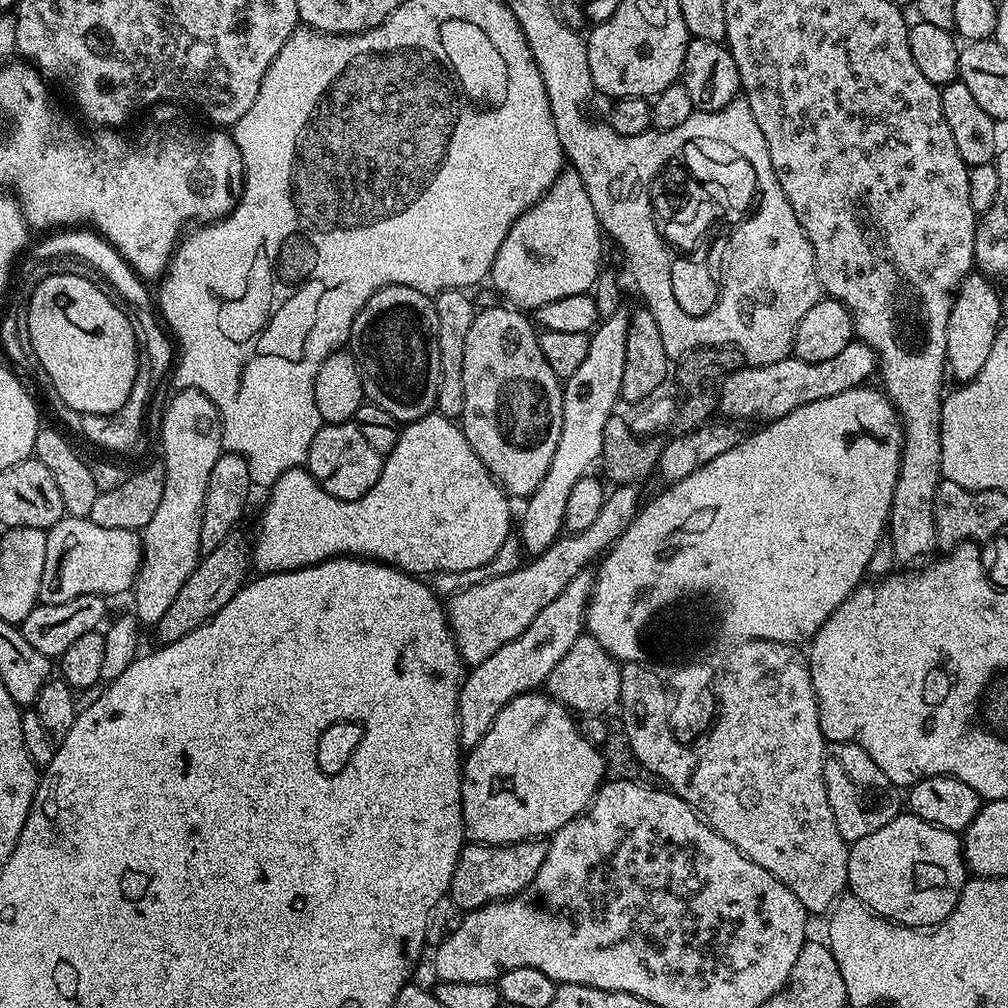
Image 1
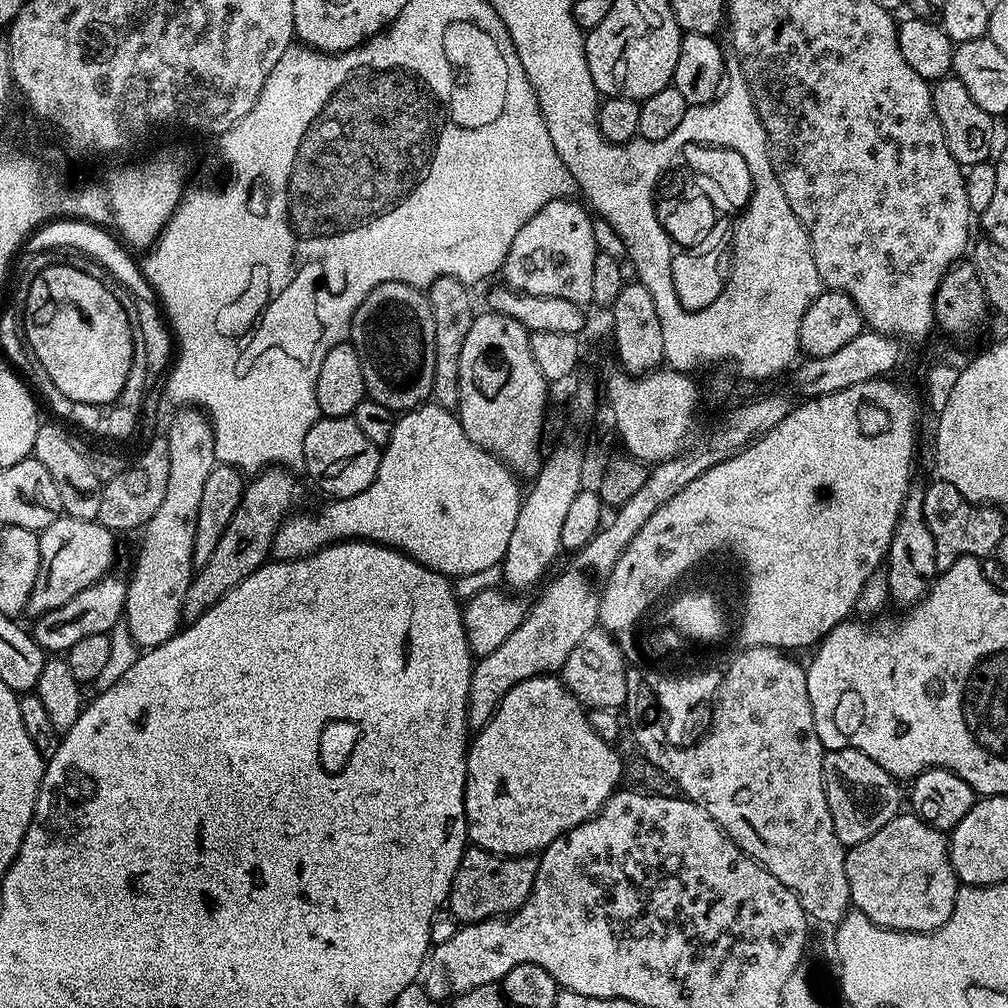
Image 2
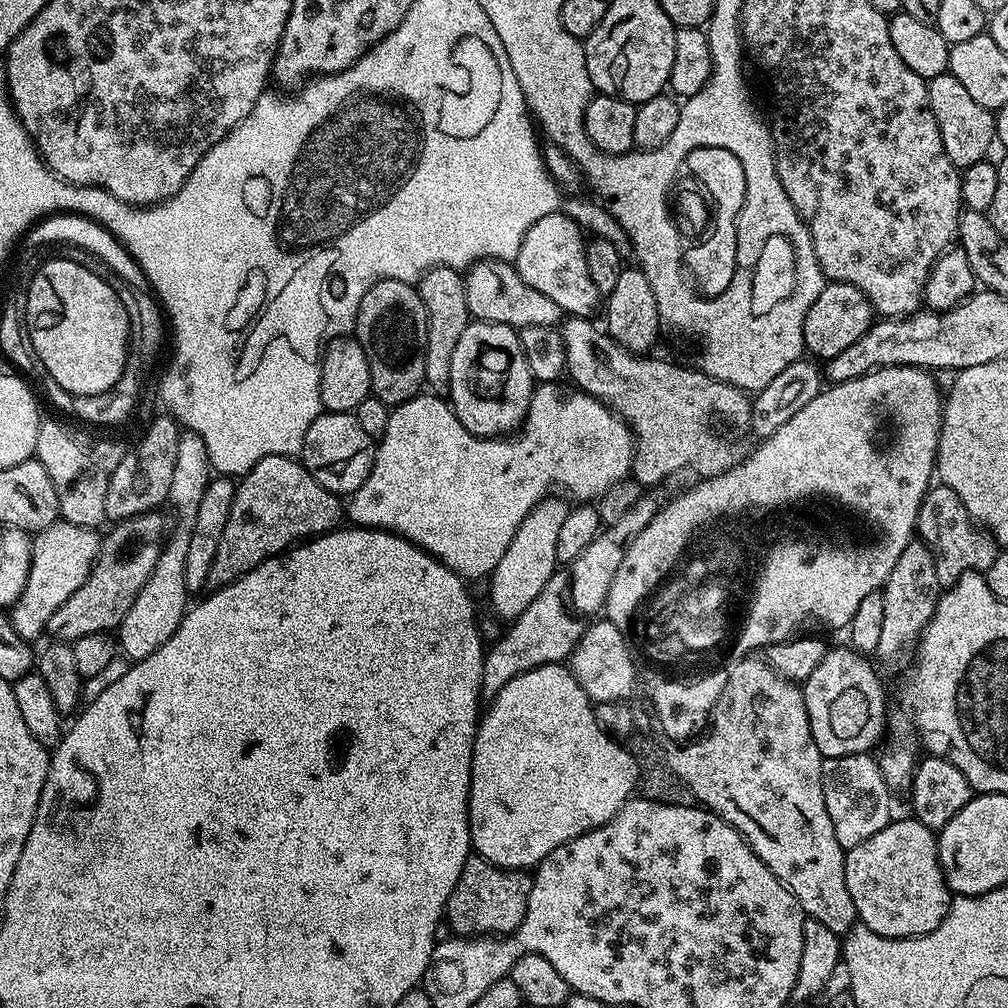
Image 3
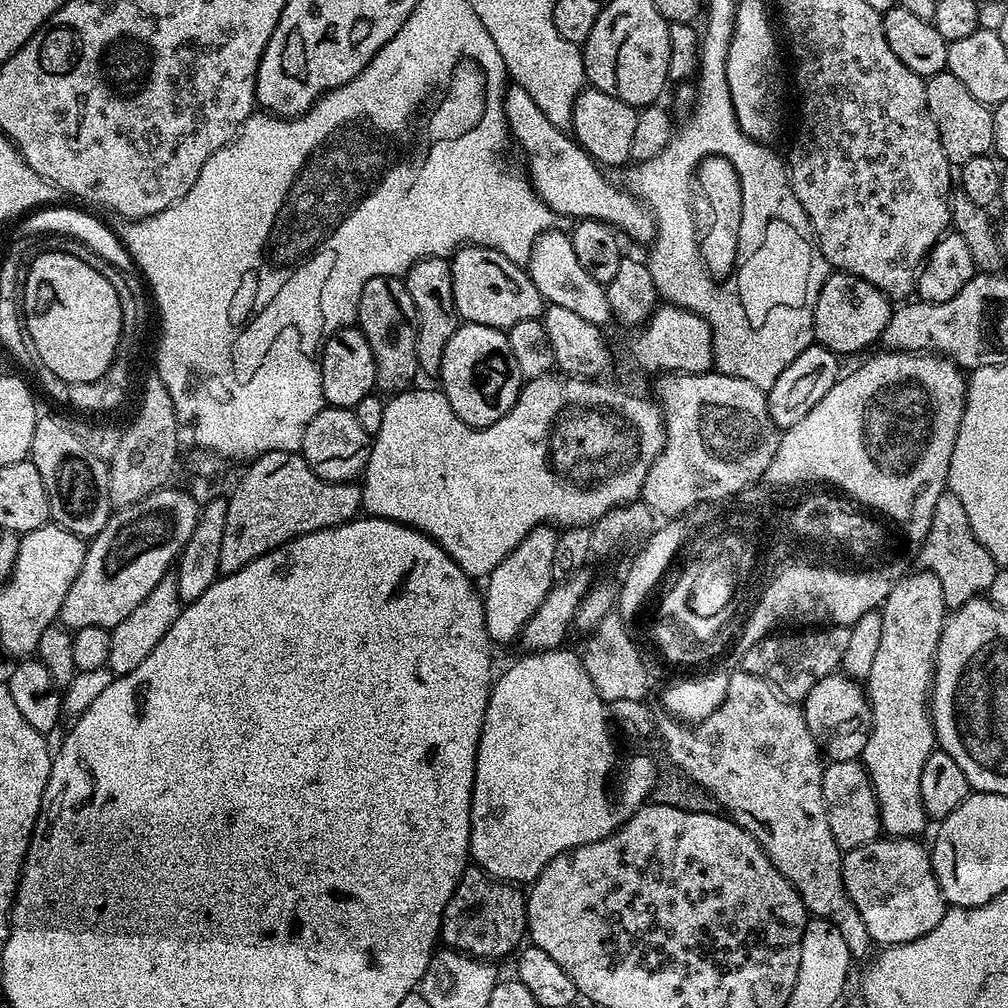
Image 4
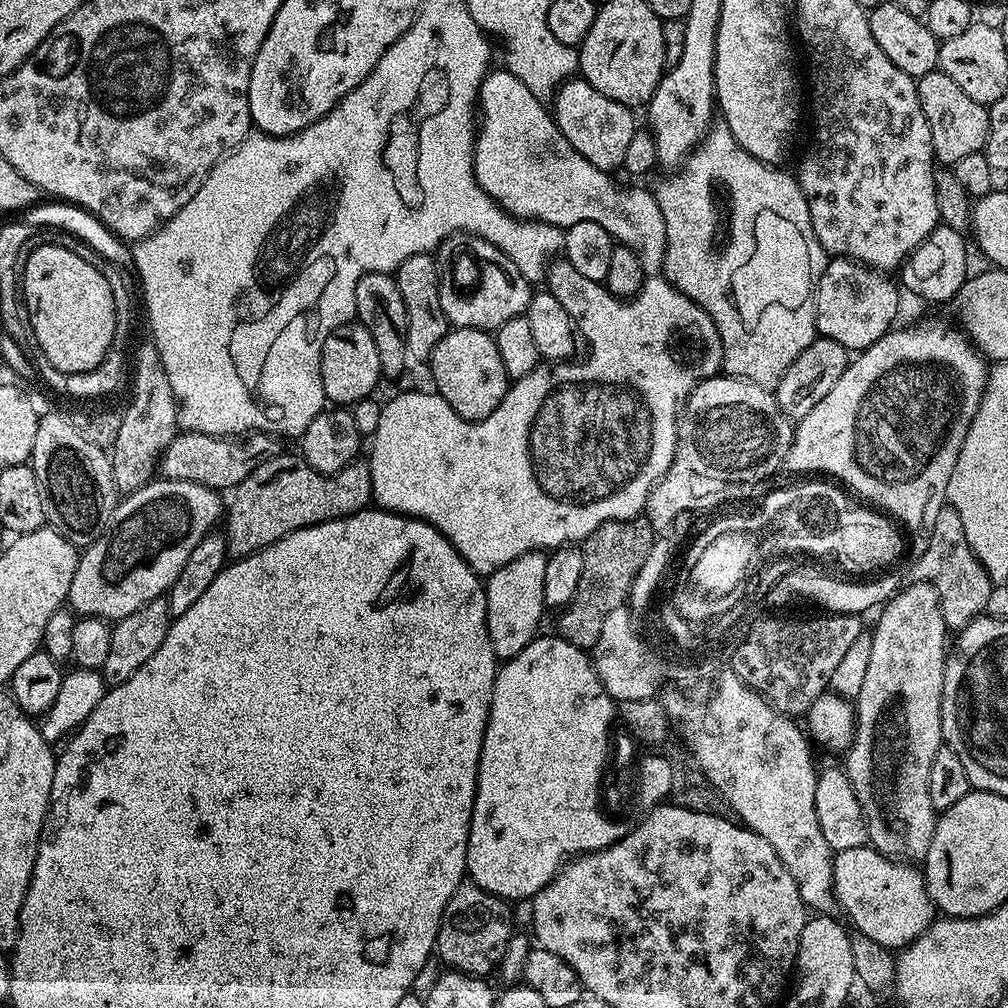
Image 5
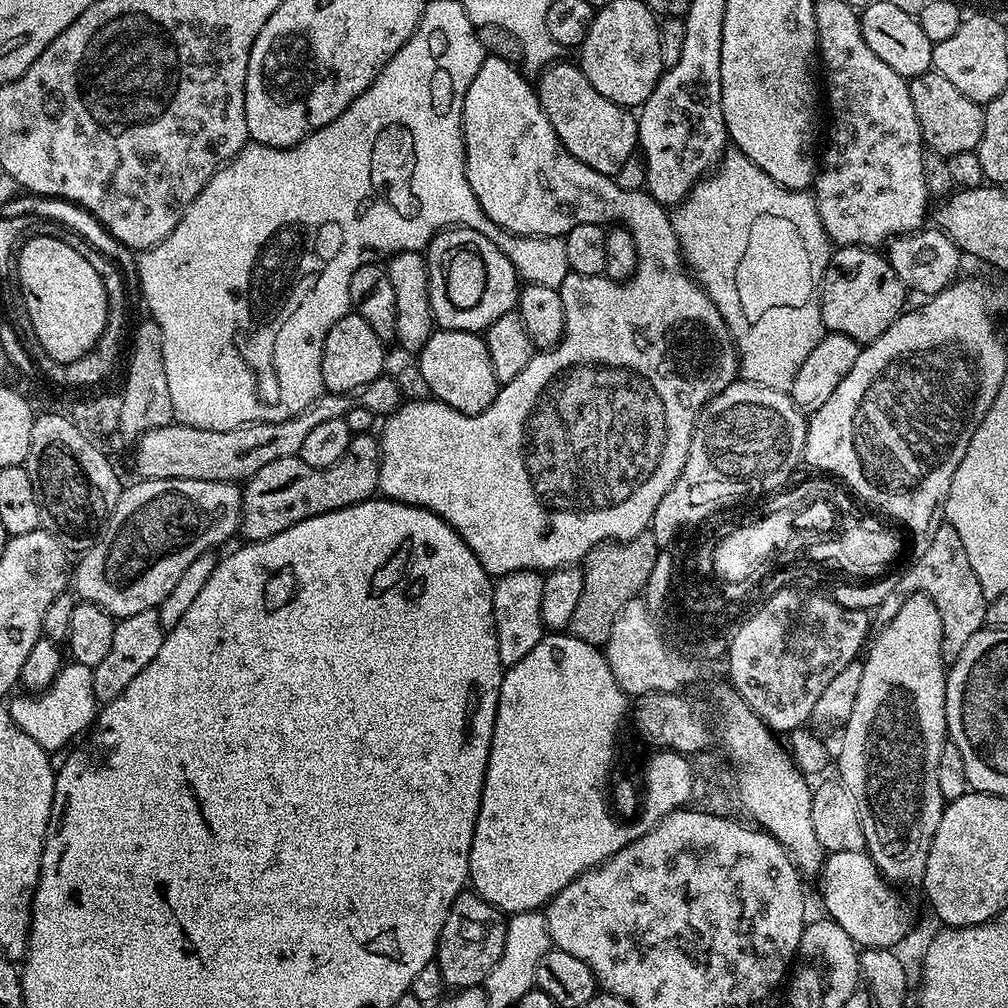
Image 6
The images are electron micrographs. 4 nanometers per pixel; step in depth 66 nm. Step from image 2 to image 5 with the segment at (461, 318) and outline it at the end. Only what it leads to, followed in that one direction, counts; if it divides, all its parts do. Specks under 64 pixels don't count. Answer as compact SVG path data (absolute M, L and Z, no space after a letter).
M427 252L414 254L397 266L394 275L402 294L402 302L406 306L406 326L402 331L409 361L431 361L434 346L438 346L438 342L442 342L442 338L450 330L440 301L440 269L437 261Z

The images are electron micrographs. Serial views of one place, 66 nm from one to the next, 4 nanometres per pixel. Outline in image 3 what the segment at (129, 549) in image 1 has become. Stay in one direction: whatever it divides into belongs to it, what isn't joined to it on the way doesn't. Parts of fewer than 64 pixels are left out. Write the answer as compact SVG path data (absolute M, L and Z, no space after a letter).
M63 519L51 524L49 528L43 528L41 532L35 533L32 542L30 576L26 578L26 588L22 590L18 602L10 609L12 628L23 640L36 642L40 635L43 637L54 610L58 610L58 606L62 606L62 602L66 602L66 598L70 598L70 594L74 594L74 590L78 590L78 586L82 586L82 582L86 582L86 578L100 554L101 537L95 536L96 534L93 529L83 528Z

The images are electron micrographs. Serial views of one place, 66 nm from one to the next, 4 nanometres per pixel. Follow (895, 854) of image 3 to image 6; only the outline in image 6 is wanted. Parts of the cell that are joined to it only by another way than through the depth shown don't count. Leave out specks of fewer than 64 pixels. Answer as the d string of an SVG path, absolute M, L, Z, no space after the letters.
M830 852L824 857L824 866L818 873L820 880L820 896L824 899L827 919L833 920L861 949L890 948L895 949L896 943L908 932L912 924L912 916L908 913L908 904L899 896L897 889L876 868L872 857L863 852Z

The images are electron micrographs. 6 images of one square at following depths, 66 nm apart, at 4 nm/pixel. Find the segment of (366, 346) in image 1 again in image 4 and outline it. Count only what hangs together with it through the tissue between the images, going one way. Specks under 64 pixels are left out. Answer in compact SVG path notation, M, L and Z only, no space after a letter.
M394 276L370 278L370 282L362 286L362 298L356 311L356 324L366 342L370 342L370 350L374 354L376 388L381 393L395 394L406 392L413 387L420 372L416 349L418 322L414 310L414 298L410 298L407 283Z

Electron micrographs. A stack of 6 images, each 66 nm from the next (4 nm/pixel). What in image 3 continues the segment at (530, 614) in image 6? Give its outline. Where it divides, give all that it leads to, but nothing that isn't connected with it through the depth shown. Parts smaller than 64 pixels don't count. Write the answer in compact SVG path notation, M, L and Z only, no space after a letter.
M549 498L543 500L526 518L522 520L522 526L518 526L518 534L514 534L514 542L502 554L502 562L493 570L490 577L492 585L488 588L488 596L492 599L492 608L504 619L511 622L542 594L546 582L556 573L558 561L558 533L562 522L566 522L566 514L570 507L569 501L564 498Z

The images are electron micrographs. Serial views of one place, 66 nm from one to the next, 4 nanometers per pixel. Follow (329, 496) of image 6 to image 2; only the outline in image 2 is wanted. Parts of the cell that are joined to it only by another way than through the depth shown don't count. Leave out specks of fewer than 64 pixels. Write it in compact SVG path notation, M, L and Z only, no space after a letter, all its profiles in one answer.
M273 466L253 475L245 483L244 493L238 502L238 510L234 510L234 518L226 526L226 534L222 534L210 562L199 565L195 569L190 590L186 590L183 619L191 622L199 618L214 602L218 602L238 582L251 576L269 559L276 531L288 519L292 508L304 496L304 488L291 476L284 466Z

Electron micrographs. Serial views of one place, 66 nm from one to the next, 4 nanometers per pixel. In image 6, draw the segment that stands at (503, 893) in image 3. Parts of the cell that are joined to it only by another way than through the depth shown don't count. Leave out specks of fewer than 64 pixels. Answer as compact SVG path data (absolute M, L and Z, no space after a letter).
M461 894L450 906L446 914L446 922L442 926L442 934L438 938L435 967L440 967L440 976L449 984L449 989L459 990L462 988L480 988L484 979L494 970L498 958L502 958L502 946L506 946L506 923L505 913L495 908L490 902L475 894Z

